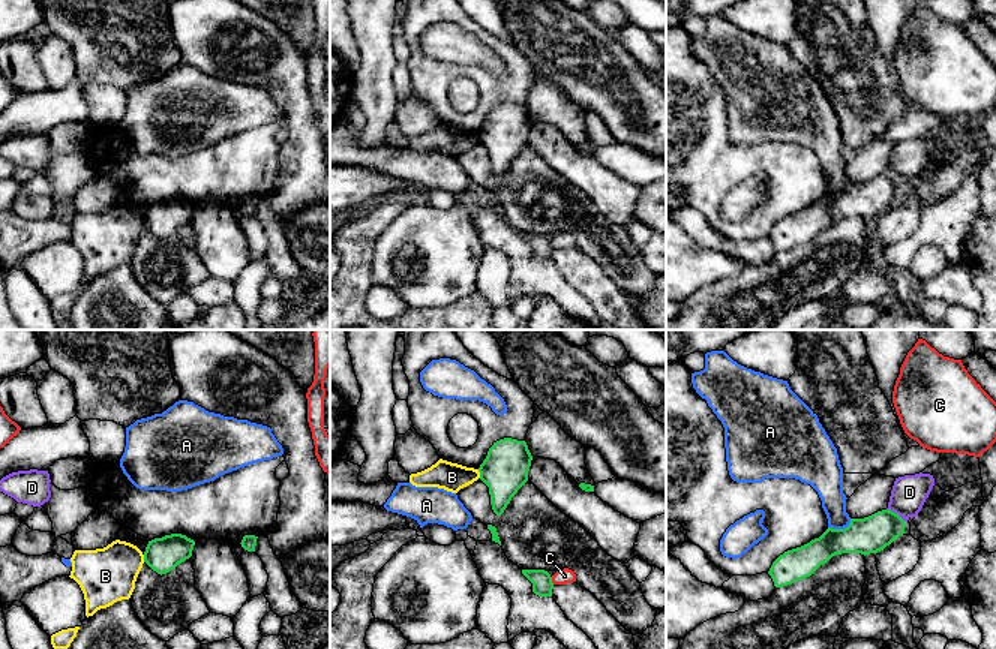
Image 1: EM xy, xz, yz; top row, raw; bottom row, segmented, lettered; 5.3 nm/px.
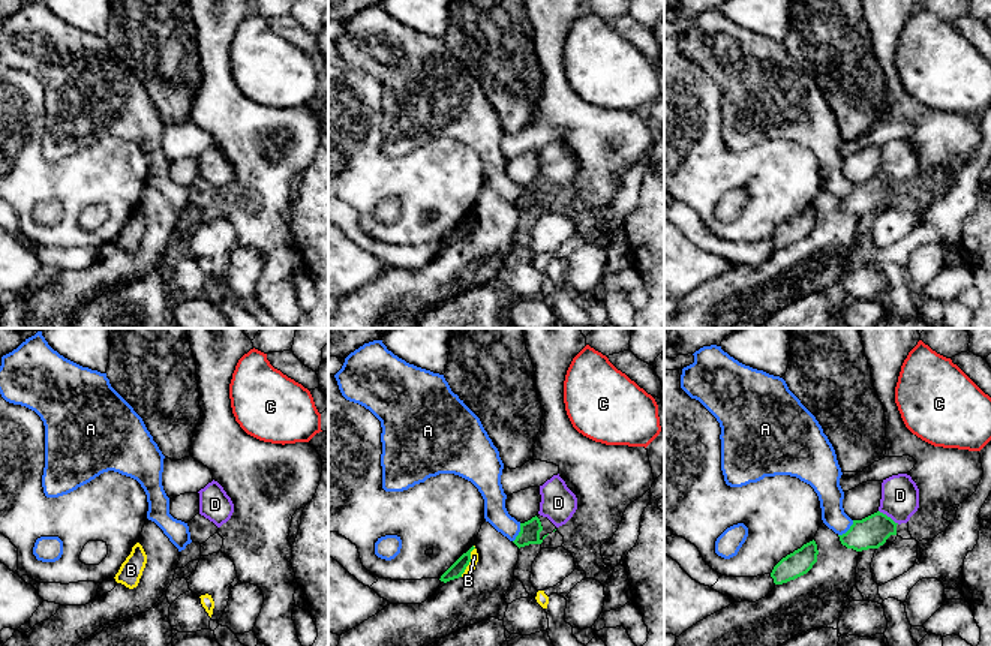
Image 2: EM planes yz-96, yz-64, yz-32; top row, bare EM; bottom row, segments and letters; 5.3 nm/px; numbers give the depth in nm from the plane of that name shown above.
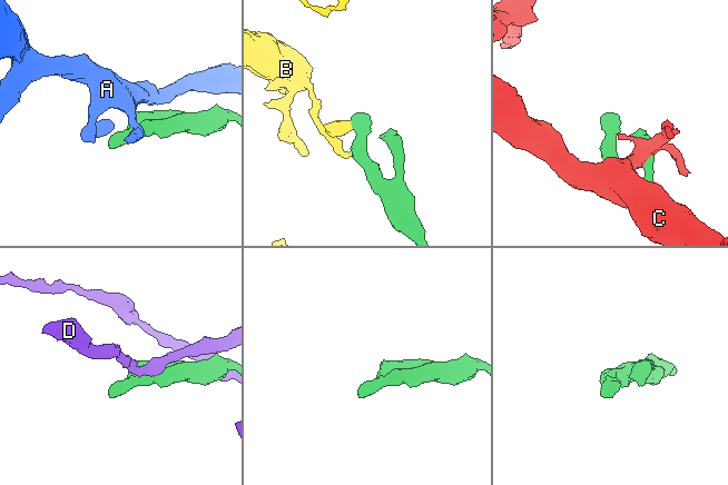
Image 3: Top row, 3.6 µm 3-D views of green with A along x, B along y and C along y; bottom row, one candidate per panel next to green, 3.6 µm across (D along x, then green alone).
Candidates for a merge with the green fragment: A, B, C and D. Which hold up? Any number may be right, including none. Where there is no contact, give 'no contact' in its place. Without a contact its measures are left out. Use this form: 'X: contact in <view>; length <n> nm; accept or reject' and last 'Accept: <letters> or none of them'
A: contact in yz; length 140 nm; reject
B: contact in xz; length 50 nm; reject
C: contact in xz; length 40 nm; reject
D: contact in yz; length 120 nm; reject
Accept: none of them

